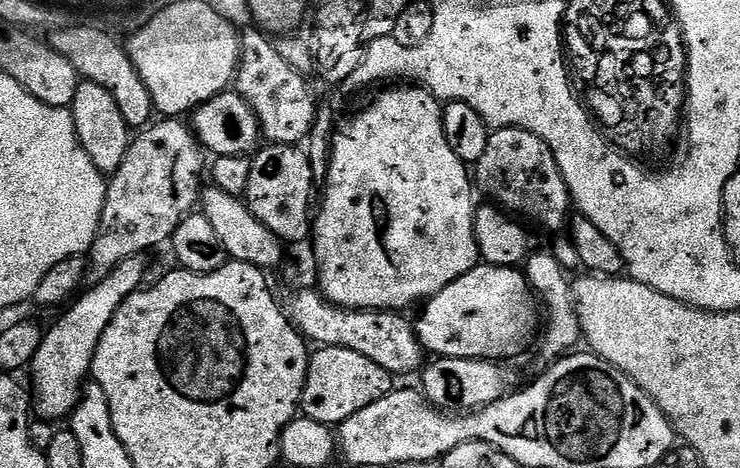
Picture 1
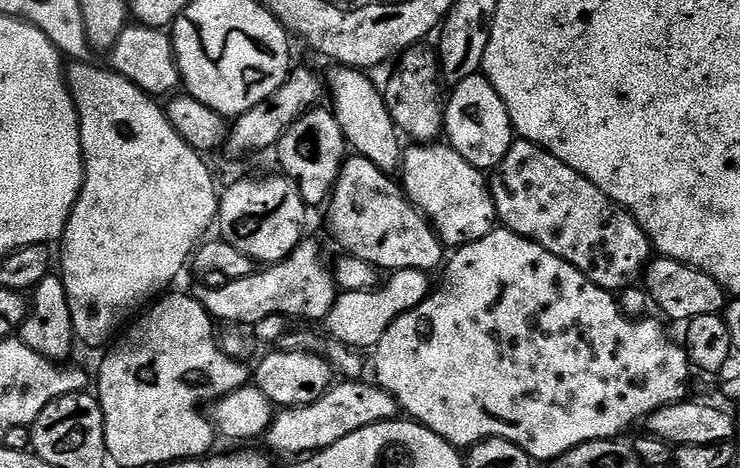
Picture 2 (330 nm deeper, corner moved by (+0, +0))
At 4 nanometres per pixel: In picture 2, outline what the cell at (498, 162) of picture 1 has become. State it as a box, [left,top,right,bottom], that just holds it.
[490,139,654,294]

